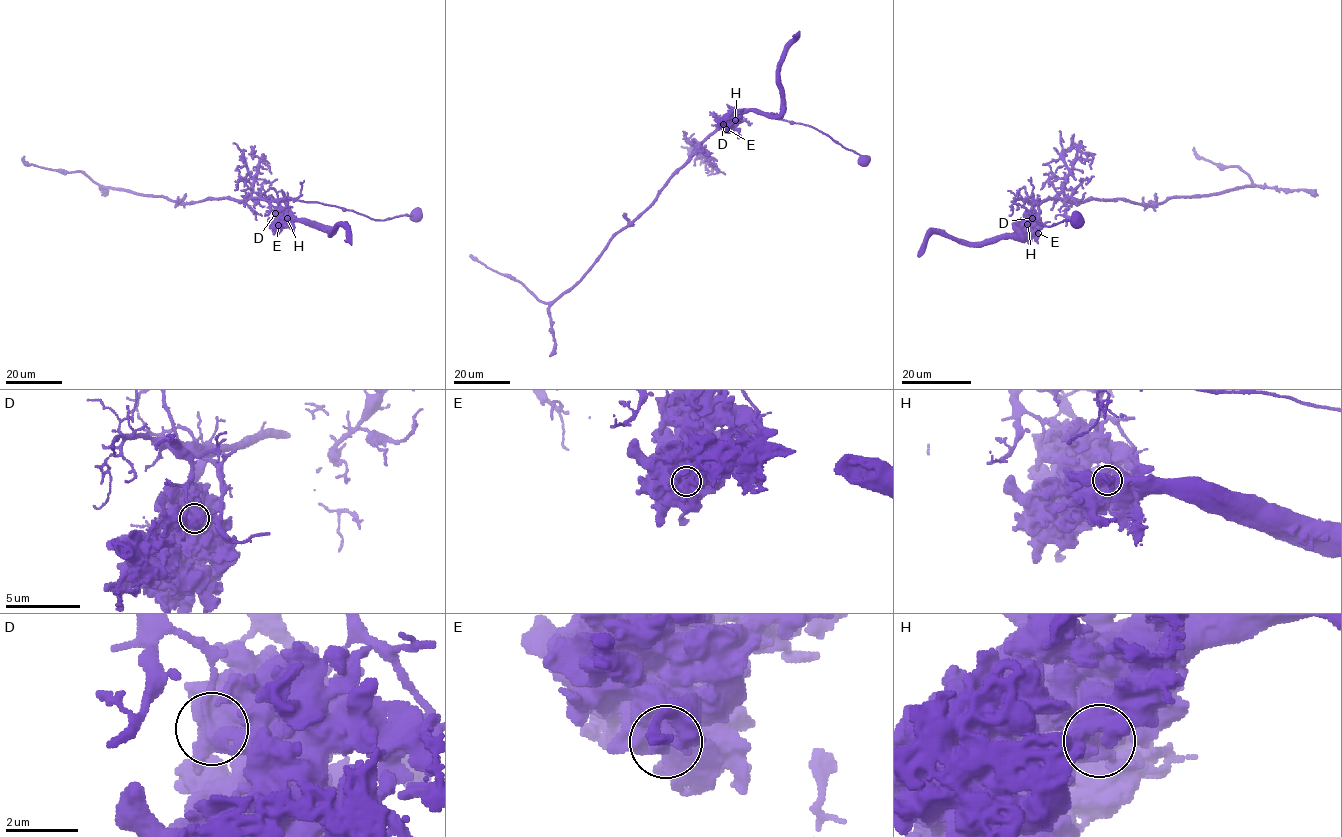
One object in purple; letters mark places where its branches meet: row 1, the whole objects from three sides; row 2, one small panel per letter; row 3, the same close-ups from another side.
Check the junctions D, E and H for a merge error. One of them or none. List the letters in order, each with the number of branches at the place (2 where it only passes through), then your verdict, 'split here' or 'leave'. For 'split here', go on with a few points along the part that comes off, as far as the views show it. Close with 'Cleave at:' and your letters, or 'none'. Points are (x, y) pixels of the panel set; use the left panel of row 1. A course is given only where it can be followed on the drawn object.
D: branches 2; split here; course (275, 213), (259, 198), (183, 203), (115, 189), (81, 172), (27, 164), (24, 156)
E: branches 1; leave
H: branches 2; leave
Cleave at: D

